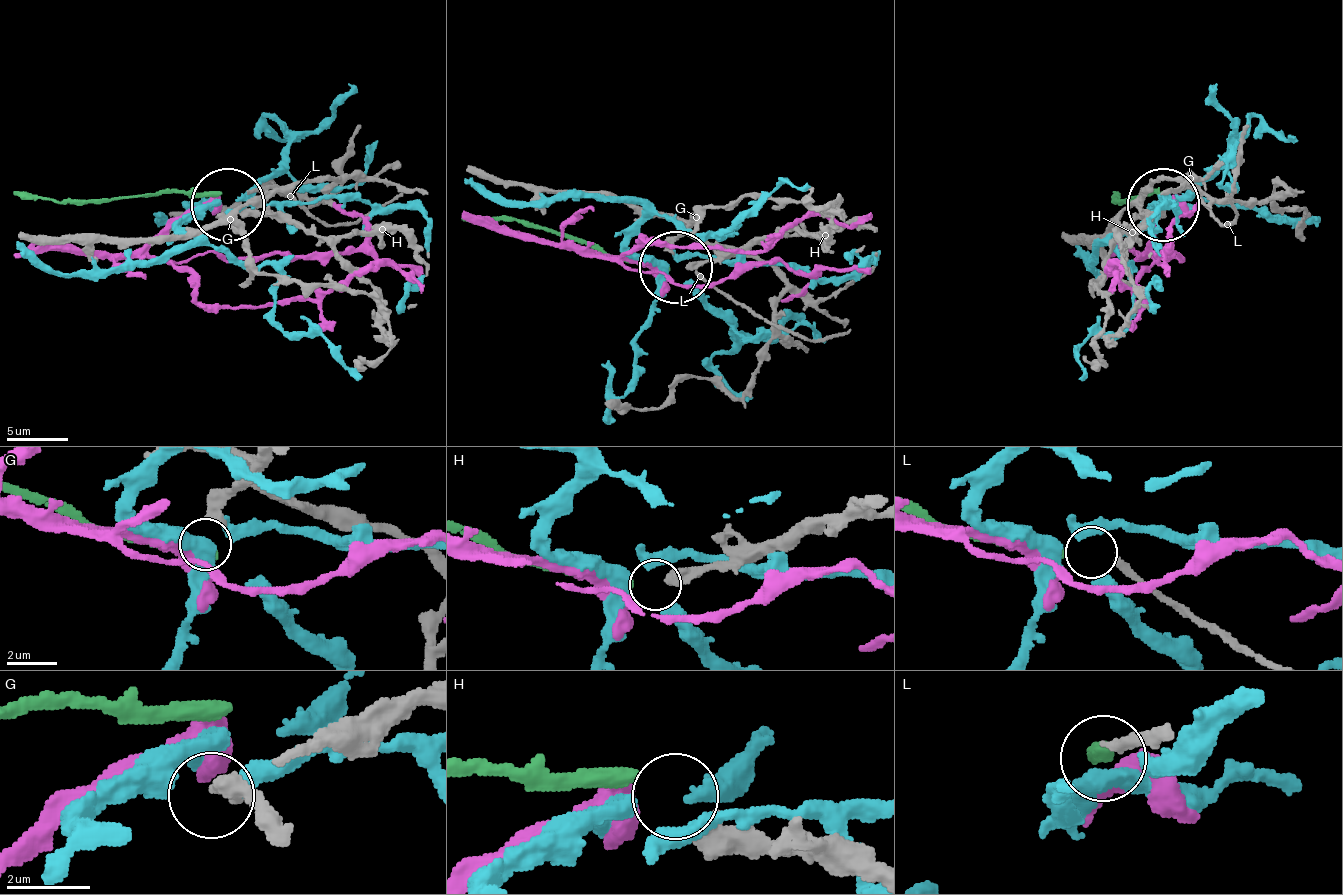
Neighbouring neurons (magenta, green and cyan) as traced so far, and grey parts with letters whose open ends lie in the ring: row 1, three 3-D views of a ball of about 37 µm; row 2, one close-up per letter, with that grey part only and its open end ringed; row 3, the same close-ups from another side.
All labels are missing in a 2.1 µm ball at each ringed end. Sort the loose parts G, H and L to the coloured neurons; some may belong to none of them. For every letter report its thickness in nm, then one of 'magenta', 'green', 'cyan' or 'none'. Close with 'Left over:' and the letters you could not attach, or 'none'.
G: calibre 400 nm; none
H: calibre 600 nm; none
L: calibre 280 nm; green
Left over: G, H

